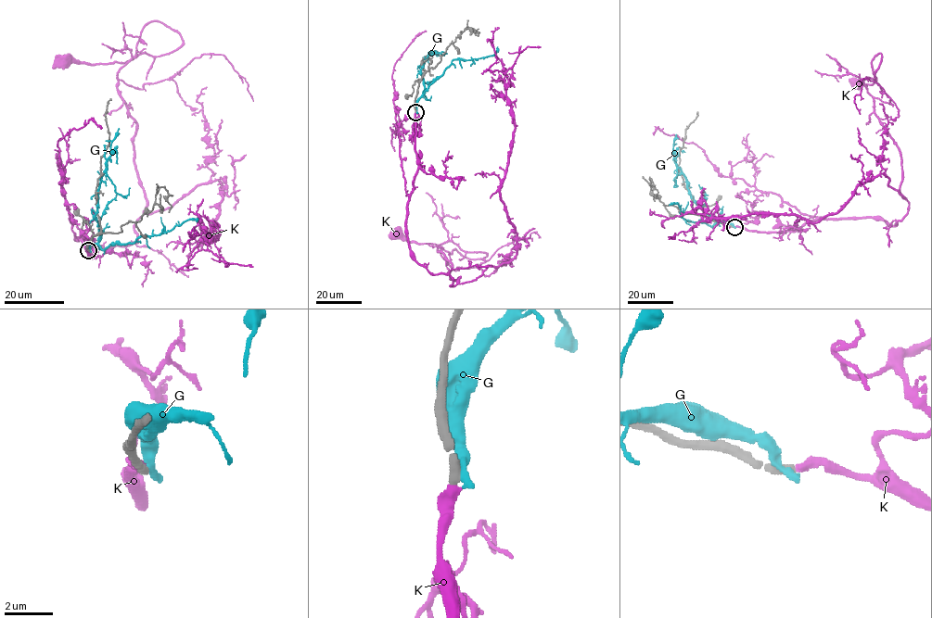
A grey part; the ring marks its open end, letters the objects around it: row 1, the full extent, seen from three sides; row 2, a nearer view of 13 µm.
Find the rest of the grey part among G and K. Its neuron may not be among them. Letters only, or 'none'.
K

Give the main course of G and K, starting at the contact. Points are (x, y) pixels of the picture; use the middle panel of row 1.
G: (415, 111), (424, 91), (422, 68), (431, 51), (438, 54)
K: (415, 112), (409, 249), (451, 286), (460, 277), (438, 245), (487, 255), (396, 233)

